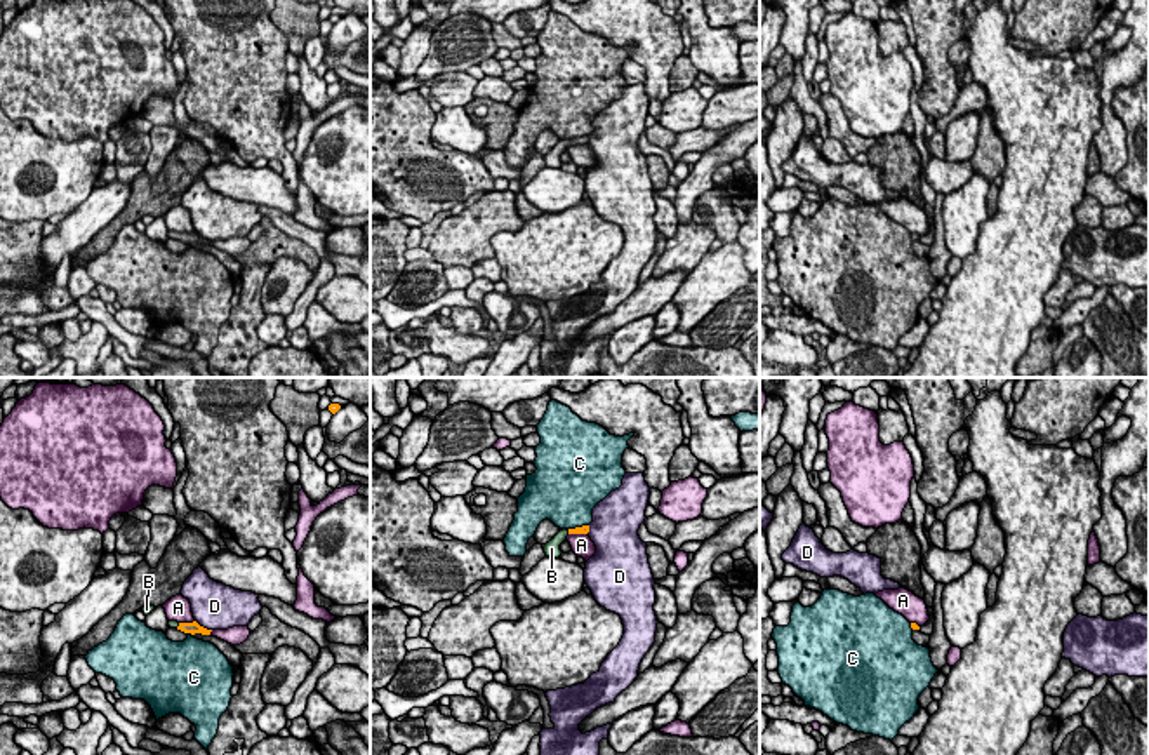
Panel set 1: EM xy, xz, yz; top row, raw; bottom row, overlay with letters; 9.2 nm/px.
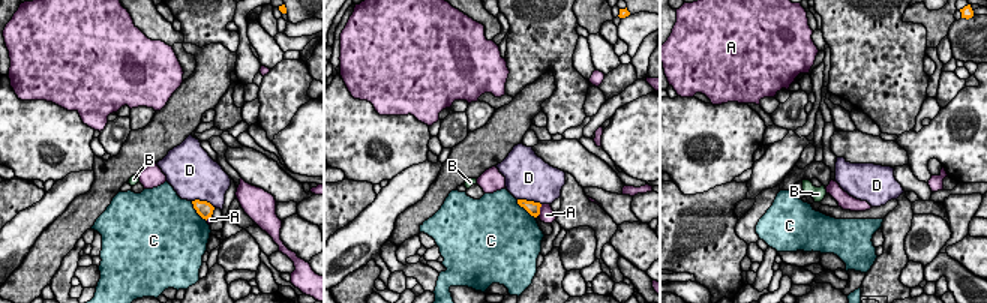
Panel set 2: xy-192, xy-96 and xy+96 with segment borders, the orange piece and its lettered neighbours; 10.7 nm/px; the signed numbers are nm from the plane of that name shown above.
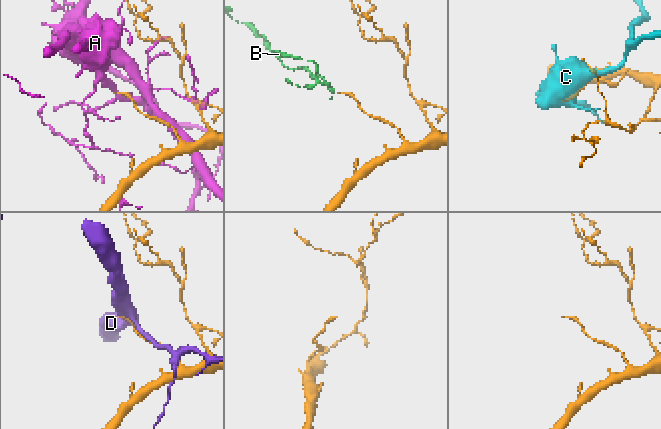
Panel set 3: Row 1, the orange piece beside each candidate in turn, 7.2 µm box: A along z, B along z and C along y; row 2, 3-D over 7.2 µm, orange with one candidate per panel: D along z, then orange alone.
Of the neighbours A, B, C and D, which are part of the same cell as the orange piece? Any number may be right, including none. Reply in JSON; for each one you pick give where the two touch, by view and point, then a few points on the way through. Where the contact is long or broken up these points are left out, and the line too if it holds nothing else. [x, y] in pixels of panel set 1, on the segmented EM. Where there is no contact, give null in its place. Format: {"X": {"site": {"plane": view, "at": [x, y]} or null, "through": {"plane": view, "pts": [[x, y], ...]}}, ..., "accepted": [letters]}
{"B": {"site": {"plane": "xy", "at": [179, 625]}, "through": {"plane": "xy", "pts": [[193, 627], [179, 625], [171, 623]]}}, "accepted": ["B"]}

